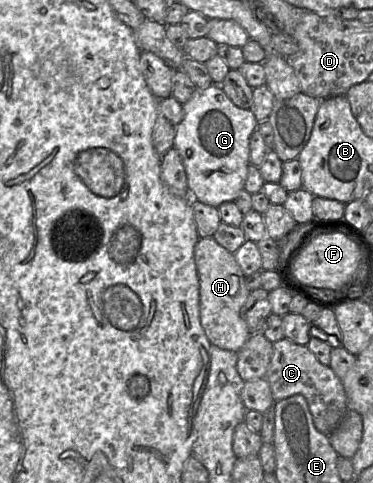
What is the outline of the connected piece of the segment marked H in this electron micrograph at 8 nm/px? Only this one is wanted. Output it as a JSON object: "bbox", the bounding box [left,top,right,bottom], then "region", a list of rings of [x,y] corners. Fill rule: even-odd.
{"bbox":[194,237,250,352],"region":[[[200,237],[194,248],[194,260],[199,276],[200,322],[210,343],[219,348],[239,352],[250,337],[242,317],[242,308],[250,294],[245,275],[234,254],[211,237]]]}

